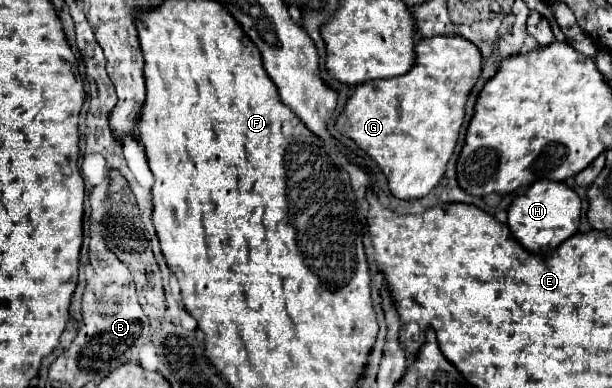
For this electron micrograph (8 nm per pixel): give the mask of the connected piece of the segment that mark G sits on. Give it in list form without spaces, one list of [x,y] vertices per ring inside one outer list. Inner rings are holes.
[[[461,36],[421,38],[415,52],[415,66],[407,74],[355,86],[335,124],[379,164],[393,196],[403,200],[427,196],[443,178],[465,120],[467,98],[483,72],[479,48]]]

